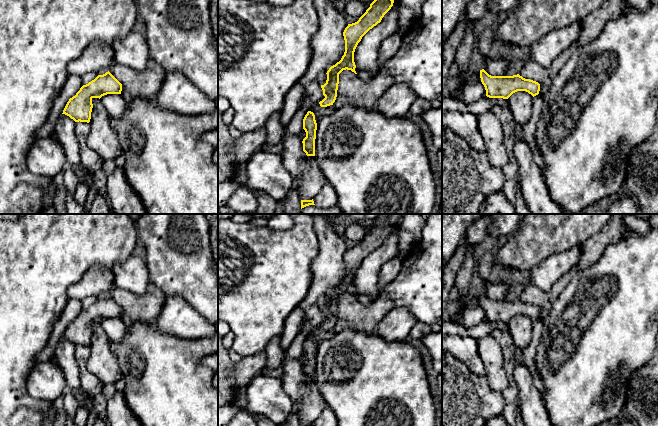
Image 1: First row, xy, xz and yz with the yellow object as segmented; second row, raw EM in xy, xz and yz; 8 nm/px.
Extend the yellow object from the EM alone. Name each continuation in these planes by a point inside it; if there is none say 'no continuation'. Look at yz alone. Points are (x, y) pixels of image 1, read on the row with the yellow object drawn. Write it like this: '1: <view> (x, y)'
no continuation

